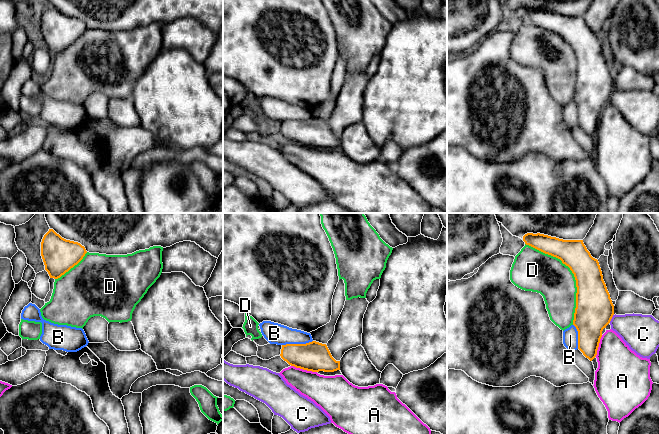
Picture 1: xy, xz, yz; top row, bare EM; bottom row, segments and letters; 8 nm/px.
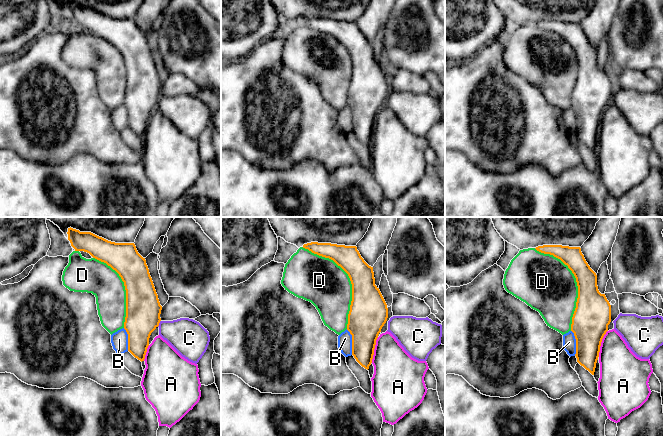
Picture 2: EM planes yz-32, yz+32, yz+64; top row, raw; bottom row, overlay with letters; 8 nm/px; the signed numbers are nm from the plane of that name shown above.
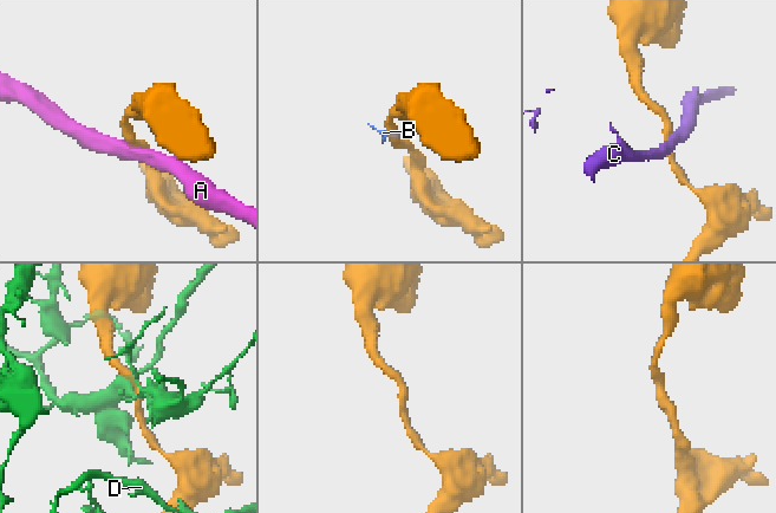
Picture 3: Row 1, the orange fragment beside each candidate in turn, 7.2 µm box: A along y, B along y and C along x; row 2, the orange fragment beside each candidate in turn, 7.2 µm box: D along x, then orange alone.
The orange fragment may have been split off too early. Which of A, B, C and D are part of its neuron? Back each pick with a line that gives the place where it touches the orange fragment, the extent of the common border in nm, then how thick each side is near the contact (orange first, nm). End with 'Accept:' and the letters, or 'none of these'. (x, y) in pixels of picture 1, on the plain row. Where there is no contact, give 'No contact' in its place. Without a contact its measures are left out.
Accept: none of these

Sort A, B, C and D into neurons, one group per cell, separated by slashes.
A / B / C / D

